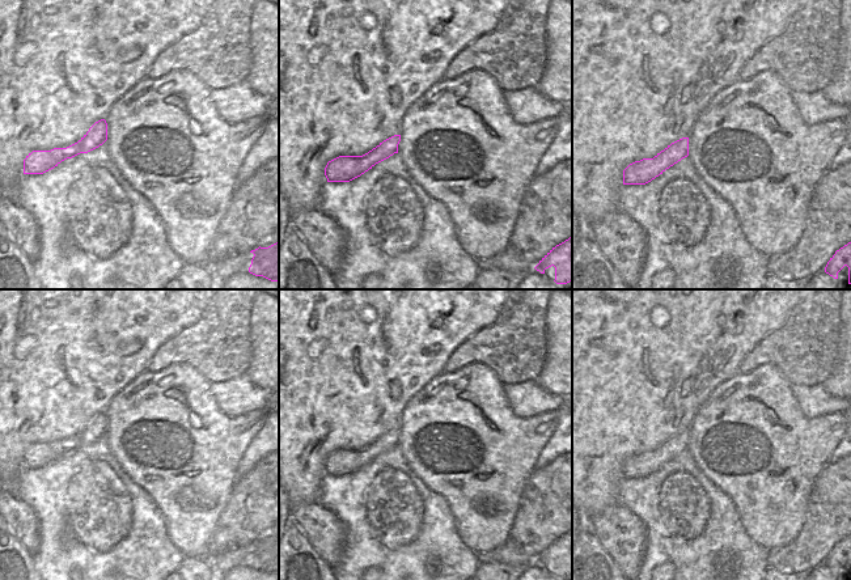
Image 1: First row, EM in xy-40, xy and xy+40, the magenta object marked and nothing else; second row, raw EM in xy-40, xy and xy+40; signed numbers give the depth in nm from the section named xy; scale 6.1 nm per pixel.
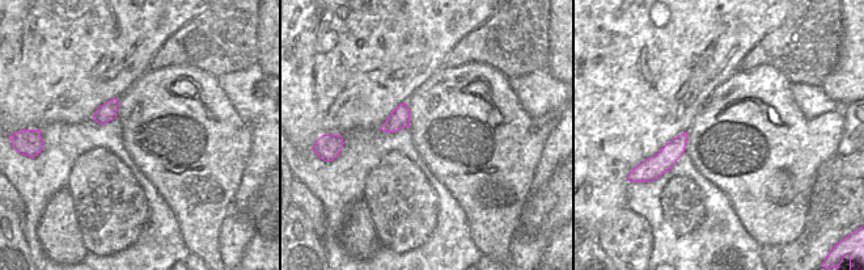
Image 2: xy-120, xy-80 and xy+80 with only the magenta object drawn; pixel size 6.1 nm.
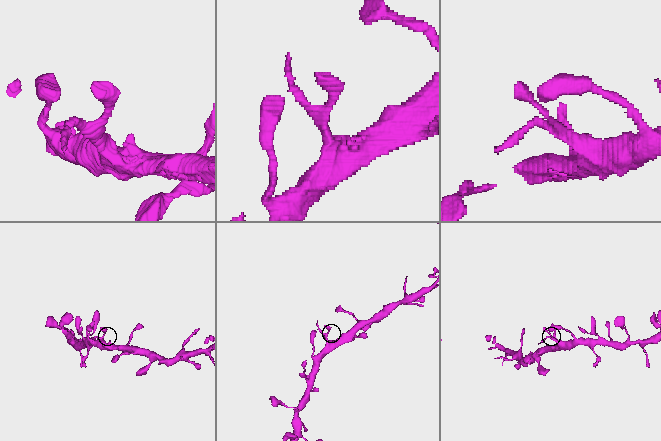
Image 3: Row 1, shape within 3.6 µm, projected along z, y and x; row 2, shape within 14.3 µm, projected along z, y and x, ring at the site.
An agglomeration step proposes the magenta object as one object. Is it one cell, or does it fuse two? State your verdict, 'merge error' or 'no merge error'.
no merge error

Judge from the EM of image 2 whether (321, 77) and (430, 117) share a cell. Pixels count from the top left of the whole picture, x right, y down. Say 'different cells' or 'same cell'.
different cells

